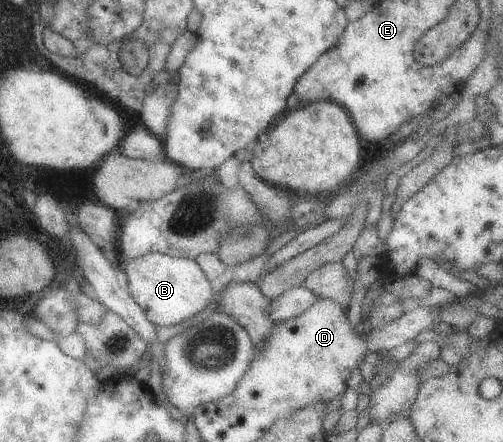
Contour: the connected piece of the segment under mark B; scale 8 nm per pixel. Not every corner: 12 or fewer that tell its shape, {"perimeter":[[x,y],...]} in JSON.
{"perimeter":[[195,260],[125,261],[126,292],[155,327],[192,320],[212,300]]}

